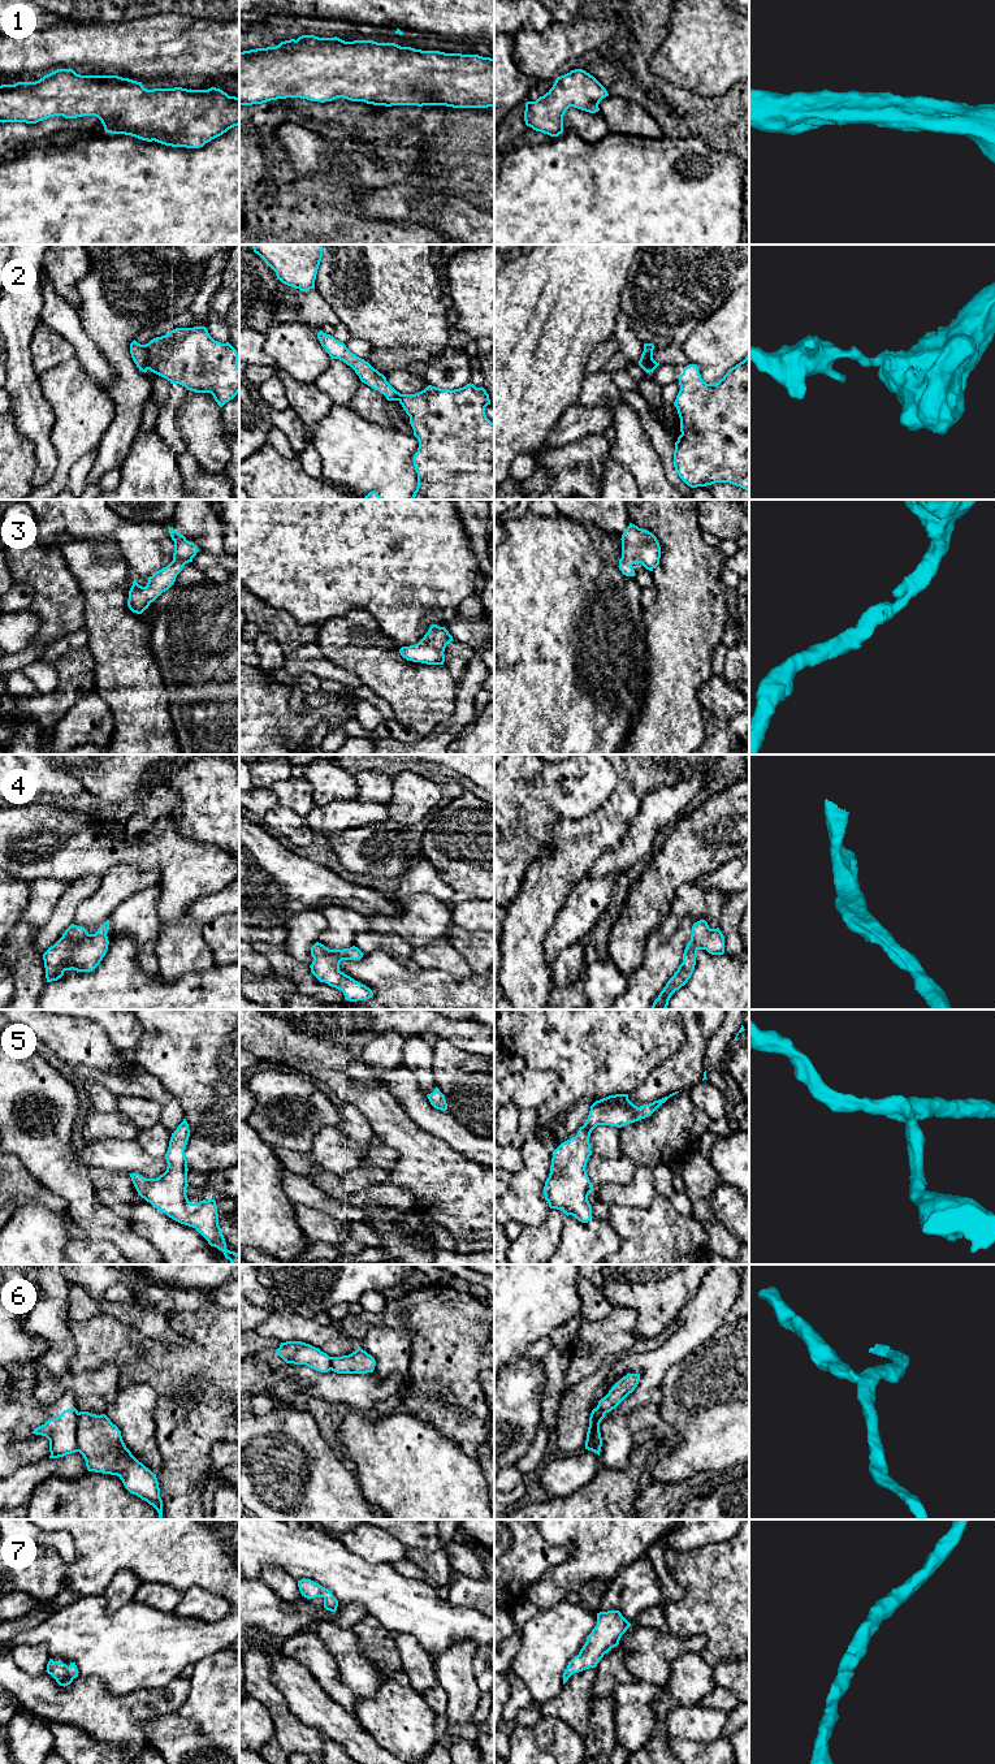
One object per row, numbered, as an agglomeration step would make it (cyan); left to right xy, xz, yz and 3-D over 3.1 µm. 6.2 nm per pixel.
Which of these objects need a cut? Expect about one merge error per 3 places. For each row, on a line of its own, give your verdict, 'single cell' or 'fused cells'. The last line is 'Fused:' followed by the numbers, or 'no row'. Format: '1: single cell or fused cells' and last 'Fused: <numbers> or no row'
1: single cell
2: fused cells
3: single cell
4: single cell
5: single cell
6: fused cells
7: single cell
Fused: 2, 6

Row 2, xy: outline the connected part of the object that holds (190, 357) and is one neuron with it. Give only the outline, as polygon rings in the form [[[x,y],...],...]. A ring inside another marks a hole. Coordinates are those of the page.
[[[206,327],[176,328],[144,346],[148,369],[170,384],[211,393],[220,407],[239,393],[237,350],[215,341]]]

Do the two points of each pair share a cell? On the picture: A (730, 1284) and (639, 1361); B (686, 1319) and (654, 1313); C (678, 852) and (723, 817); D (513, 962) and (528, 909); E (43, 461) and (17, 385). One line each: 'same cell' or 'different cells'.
A: same cell
B: different cells
C: same cell
D: same cell
E: same cell

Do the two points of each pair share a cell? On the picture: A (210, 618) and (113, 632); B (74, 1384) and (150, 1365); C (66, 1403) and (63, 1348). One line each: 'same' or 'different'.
A: different
B: different
C: different

